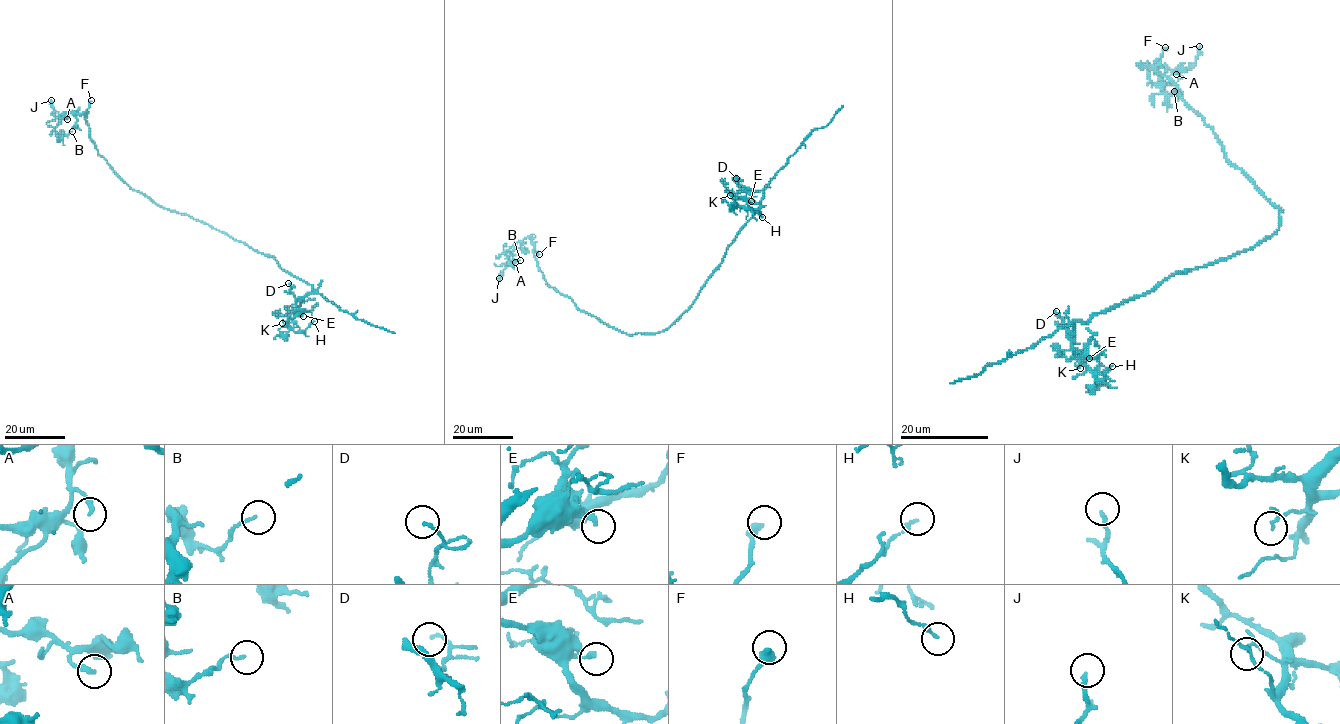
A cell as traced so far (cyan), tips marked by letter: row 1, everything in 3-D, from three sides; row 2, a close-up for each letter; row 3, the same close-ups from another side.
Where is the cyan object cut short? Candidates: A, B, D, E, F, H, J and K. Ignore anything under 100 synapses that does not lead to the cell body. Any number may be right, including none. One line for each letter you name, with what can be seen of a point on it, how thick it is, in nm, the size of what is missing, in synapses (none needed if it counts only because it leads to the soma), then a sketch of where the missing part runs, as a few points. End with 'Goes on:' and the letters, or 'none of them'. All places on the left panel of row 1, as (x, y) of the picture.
Goes on: none of them

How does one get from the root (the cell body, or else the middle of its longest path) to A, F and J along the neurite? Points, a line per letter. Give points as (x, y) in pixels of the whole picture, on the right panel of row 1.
A: (1266, 238), (1278, 229), (1280, 210), (1228, 160), (1213, 130), (1177, 88), (1140, 67), (1166, 67), (1176, 74)
F: (1266, 238), (1278, 229), (1280, 210), (1228, 160), (1213, 130), (1185, 102), (1177, 88), (1154, 69), (1165, 47)
J: (1266, 238), (1278, 229), (1280, 210), (1228, 160), (1213, 130), (1177, 88), (1140, 67), (1185, 70), (1199, 46)

